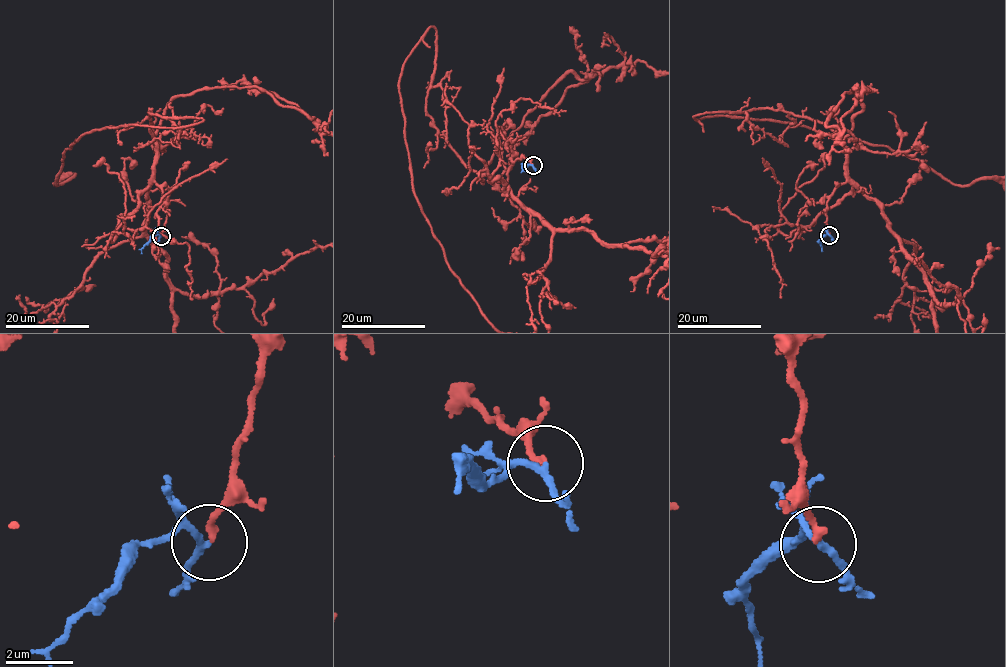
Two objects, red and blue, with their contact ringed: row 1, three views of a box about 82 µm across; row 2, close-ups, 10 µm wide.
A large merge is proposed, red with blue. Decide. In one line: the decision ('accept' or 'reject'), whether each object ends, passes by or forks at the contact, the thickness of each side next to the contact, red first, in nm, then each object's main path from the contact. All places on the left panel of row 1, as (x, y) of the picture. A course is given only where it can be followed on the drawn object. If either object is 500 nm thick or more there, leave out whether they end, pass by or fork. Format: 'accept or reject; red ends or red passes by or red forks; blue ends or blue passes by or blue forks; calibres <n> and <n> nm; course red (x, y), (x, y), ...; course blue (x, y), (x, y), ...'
accept; red ends; blue passes by; calibres 220 and 180 nm; course red (161, 236), (149, 115), (203, 118), (95, 129), (65, 149), (56, 184), (72, 179), (51, 179); course blue (161, 236), (153, 235), (142, 253)

